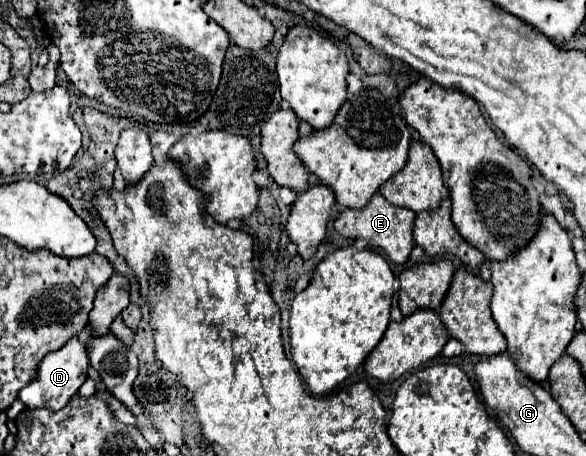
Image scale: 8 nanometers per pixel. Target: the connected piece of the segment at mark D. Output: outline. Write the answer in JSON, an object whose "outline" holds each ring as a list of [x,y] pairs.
{"outline":[[[72,337],[62,349],[48,353],[44,357],[44,361],[38,367],[36,379],[24,389],[20,389],[18,399],[28,409],[46,407],[50,411],[60,411],[72,399],[72,395],[78,393],[80,385],[86,381],[86,371],[88,371],[88,351],[84,351],[84,343],[80,343],[78,337]]]}

